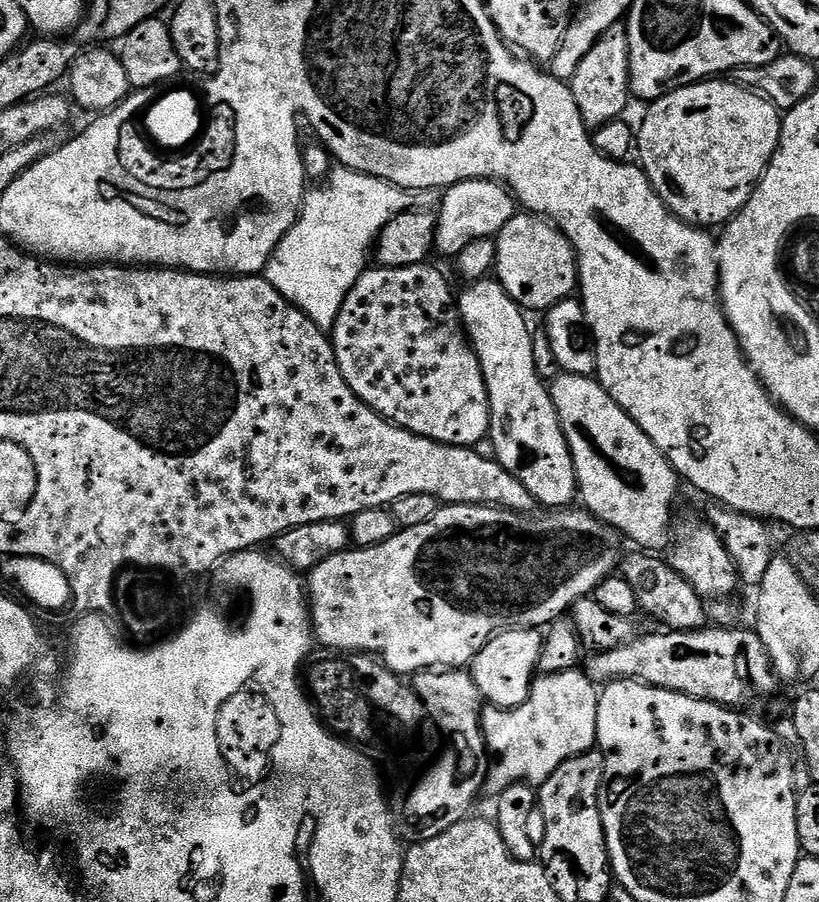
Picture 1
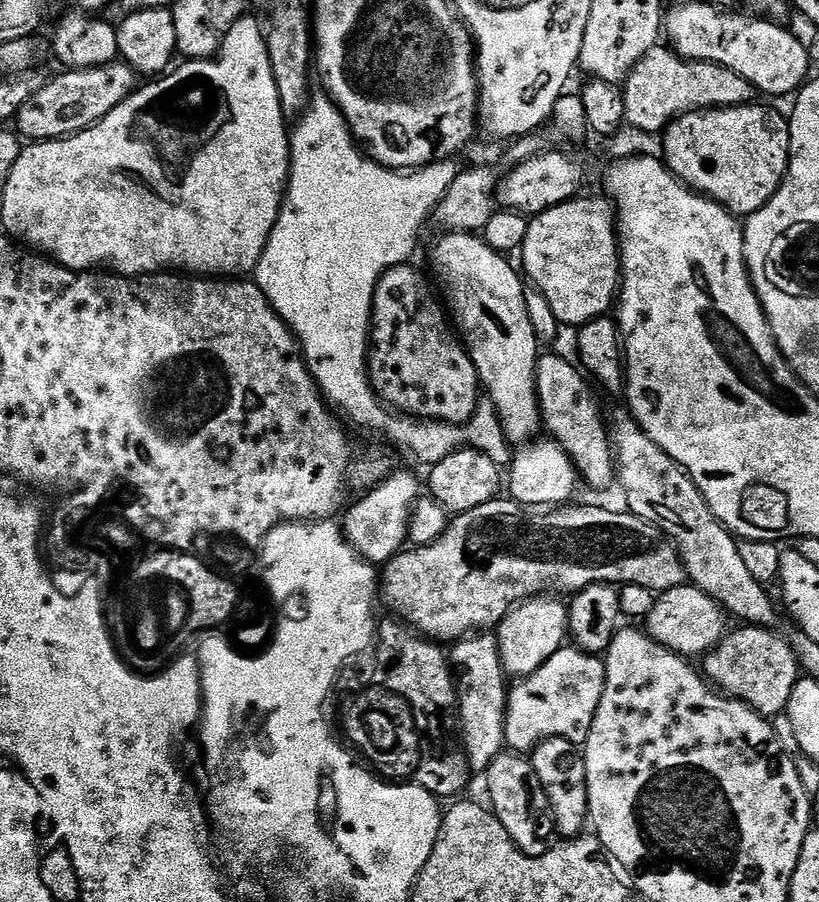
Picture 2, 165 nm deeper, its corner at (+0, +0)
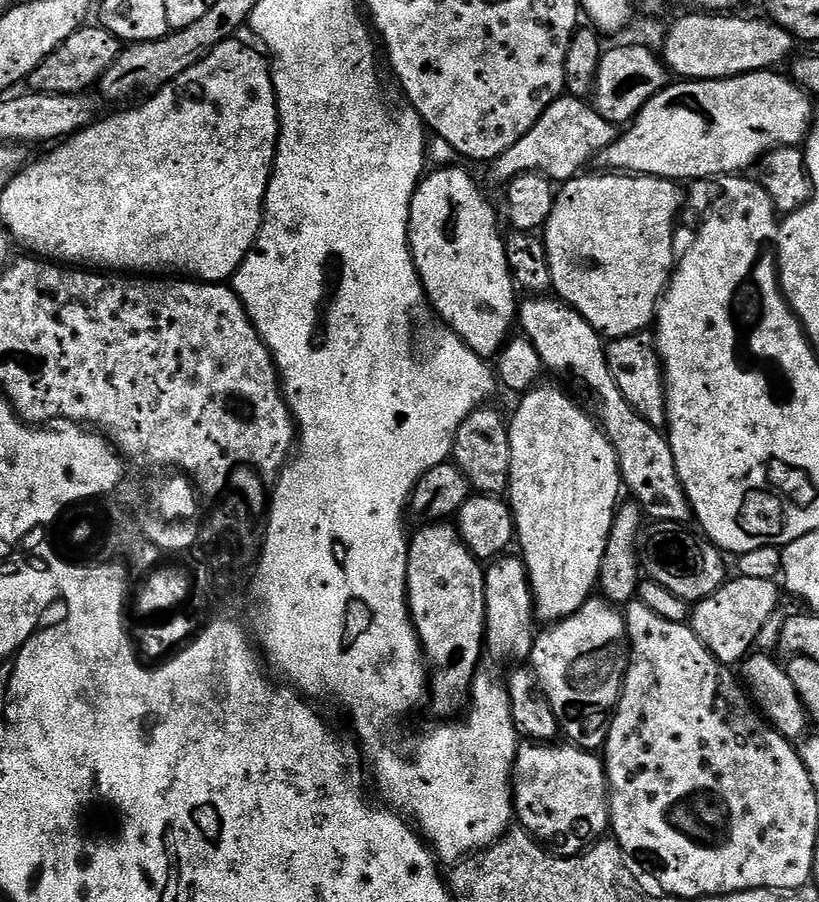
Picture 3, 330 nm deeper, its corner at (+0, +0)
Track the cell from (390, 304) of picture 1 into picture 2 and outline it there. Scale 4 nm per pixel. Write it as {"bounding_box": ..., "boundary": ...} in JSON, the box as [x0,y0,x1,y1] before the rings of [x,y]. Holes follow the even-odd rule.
{"bounding_box":[368,263,482,424],"boundary":[[[411,263],[394,266],[381,274],[376,284],[372,295],[368,381],[385,405],[397,413],[421,420],[439,420],[442,424],[466,424],[482,400],[480,376],[474,362],[468,357],[468,349],[458,339],[450,323],[449,313],[441,297],[434,291],[429,277],[424,277],[418,269],[412,267]]]}

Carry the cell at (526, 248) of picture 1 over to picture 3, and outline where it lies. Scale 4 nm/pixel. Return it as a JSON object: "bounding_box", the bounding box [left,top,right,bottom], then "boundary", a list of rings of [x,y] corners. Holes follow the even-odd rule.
{"bounding_box":[542,174,681,340],"boundary":[[[581,174],[556,192],[550,218],[542,229],[542,239],[550,262],[555,295],[569,304],[601,337],[617,340],[637,335],[656,319],[656,310],[678,263],[678,248],[672,241],[672,227],[680,212],[681,185],[657,176],[631,174]]]}

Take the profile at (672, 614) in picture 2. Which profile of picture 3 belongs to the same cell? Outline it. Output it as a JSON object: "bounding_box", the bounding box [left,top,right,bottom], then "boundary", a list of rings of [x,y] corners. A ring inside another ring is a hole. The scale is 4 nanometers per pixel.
{"bounding_box":[691,575,782,666],"boundary":[[[741,575],[729,578],[714,595],[700,600],[691,609],[692,633],[702,642],[702,646],[706,646],[706,650],[710,650],[710,654],[714,654],[721,666],[739,665],[753,651],[752,643],[771,622],[772,615],[780,604],[780,592],[782,593],[781,585],[775,579],[748,578]]]}

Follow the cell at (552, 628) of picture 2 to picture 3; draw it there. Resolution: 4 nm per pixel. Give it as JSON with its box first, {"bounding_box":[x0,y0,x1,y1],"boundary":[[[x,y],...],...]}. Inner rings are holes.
{"bounding_box":[506,386,622,622],"boundary":[[[537,386],[523,393],[508,424],[512,461],[506,499],[516,520],[518,552],[528,568],[528,581],[532,583],[534,612],[541,621],[547,622],[559,622],[574,615],[593,595],[622,493],[614,446],[595,419],[565,392],[560,388]]]}

